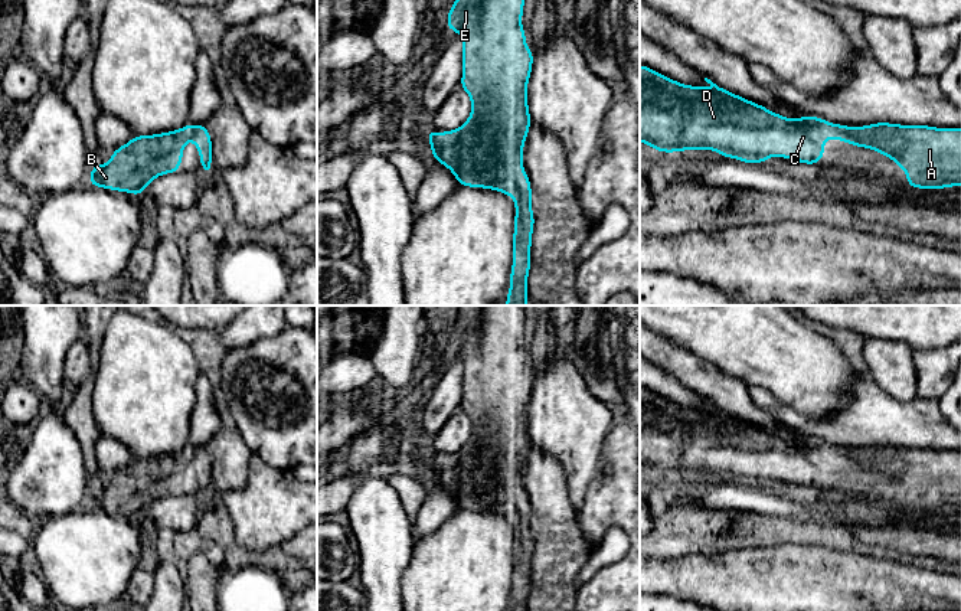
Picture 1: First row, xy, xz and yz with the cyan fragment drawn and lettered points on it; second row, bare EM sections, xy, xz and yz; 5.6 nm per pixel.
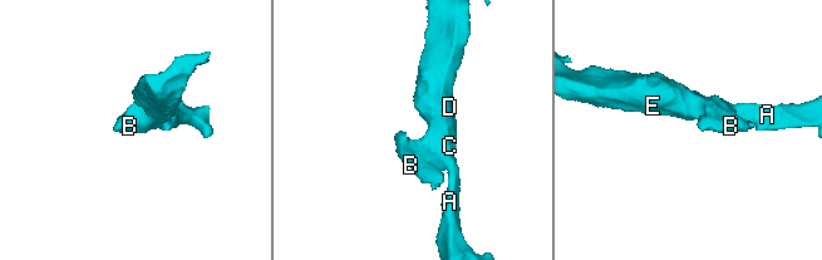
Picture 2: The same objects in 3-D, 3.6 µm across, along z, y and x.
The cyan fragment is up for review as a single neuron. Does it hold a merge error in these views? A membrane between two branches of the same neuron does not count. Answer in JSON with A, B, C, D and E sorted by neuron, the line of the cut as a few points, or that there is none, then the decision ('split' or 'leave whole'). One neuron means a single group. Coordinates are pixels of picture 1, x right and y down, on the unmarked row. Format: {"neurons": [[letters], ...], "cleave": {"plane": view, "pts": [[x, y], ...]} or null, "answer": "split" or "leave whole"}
{"neurons": [["A", "B", "C", "D", "E"]], "cleave": null, "answer": "leave whole"}

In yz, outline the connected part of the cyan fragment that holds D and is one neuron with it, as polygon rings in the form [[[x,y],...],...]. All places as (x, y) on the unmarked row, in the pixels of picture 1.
[[[640,388],[640,464],[661,476],[713,473],[720,480],[749,487],[762,487],[768,480],[784,480],[814,489],[824,481],[824,464],[834,461],[892,481],[906,494],[906,509],[909,510],[961,509],[961,450],[937,451],[892,445],[847,450],[815,438],[803,438],[800,442],[794,442],[729,415],[707,401],[705,403],[712,408],[710,412],[680,406]]]

